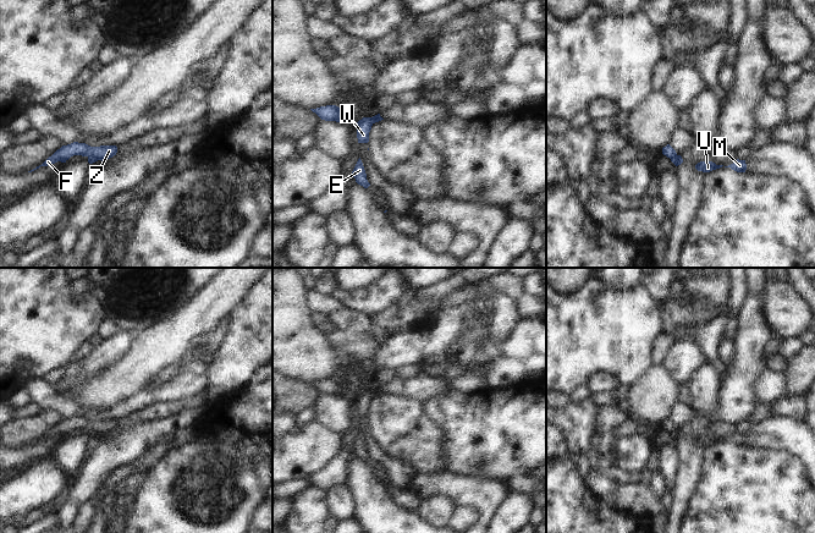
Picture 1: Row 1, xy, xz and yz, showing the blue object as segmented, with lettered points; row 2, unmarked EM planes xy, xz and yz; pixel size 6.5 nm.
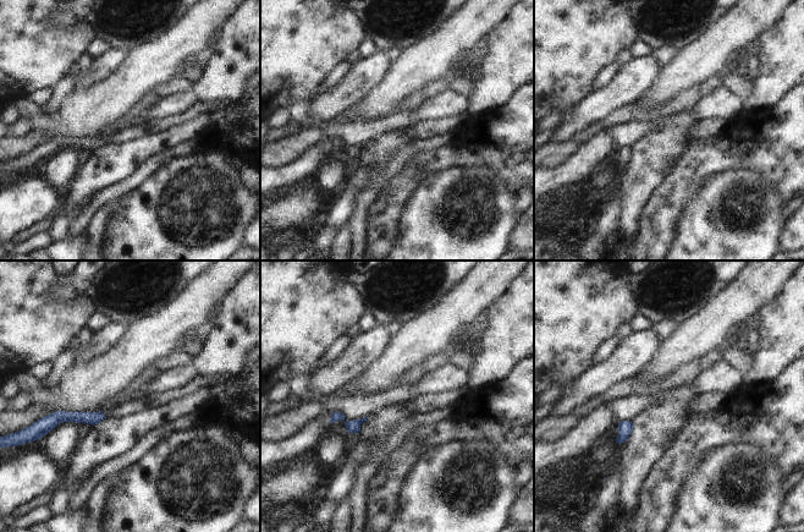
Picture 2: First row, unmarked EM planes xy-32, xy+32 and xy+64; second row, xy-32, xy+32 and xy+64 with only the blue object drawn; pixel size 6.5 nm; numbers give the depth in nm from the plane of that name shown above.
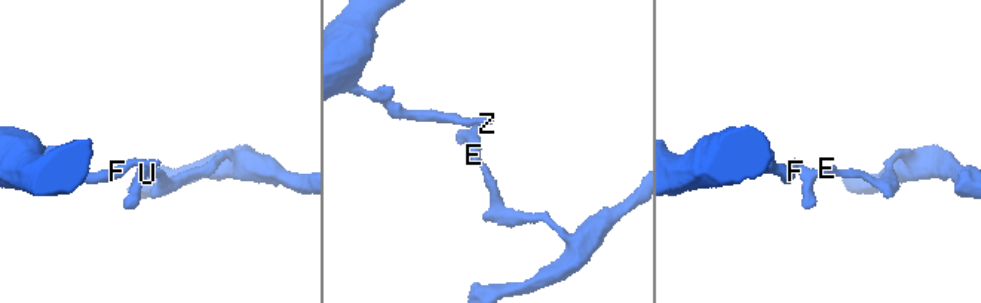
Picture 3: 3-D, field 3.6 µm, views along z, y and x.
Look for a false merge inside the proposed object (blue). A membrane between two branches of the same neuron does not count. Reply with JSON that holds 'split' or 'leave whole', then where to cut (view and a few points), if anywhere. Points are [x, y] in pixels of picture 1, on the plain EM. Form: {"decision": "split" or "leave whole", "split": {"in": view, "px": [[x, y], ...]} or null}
{"decision": "split", "split": {"in": "yz", "px": [[676, 428], [671, 433]]}}

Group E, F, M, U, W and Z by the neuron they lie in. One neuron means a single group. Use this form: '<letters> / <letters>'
E M U W / F Z

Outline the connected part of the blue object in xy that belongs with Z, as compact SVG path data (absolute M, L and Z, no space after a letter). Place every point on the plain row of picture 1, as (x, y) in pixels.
M73 416L73 417L71 417L71 418L67 418L67 419L62 419L60 423L57 423L51 430L49 430L42 439L39 439L39 440L37 440L35 443L33 443L33 444L31 444L31 445L28 445L28 446L32 446L32 445L34 445L34 444L37 444L37 443L39 443L40 440L48 440L48 439L50 439L50 438L55 438L55 436L57 436L57 435L61 435L61 436L66 436L71 430L73 430L73 429L82 429L82 430L93 430L93 432L97 432L97 433L99 433L99 434L101 434L101 435L105 435L106 433L110 433L110 432L112 432L114 429L116 429L116 427L117 427L117 421L116 419L100 419L100 421L90 421L90 419L88 419L88 418L86 418L86 417L78 417L78 416Z

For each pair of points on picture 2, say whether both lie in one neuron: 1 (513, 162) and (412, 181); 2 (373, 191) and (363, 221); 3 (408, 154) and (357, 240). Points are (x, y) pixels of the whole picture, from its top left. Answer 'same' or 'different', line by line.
1: same
2: same
3: different

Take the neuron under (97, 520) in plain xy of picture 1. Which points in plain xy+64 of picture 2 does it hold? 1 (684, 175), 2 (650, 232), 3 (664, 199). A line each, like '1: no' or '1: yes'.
1: no
2: no
3: no

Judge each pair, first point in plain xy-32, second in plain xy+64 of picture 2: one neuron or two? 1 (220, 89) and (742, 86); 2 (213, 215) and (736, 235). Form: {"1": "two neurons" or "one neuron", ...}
{"1": "two neurons", "2": "one neuron"}

